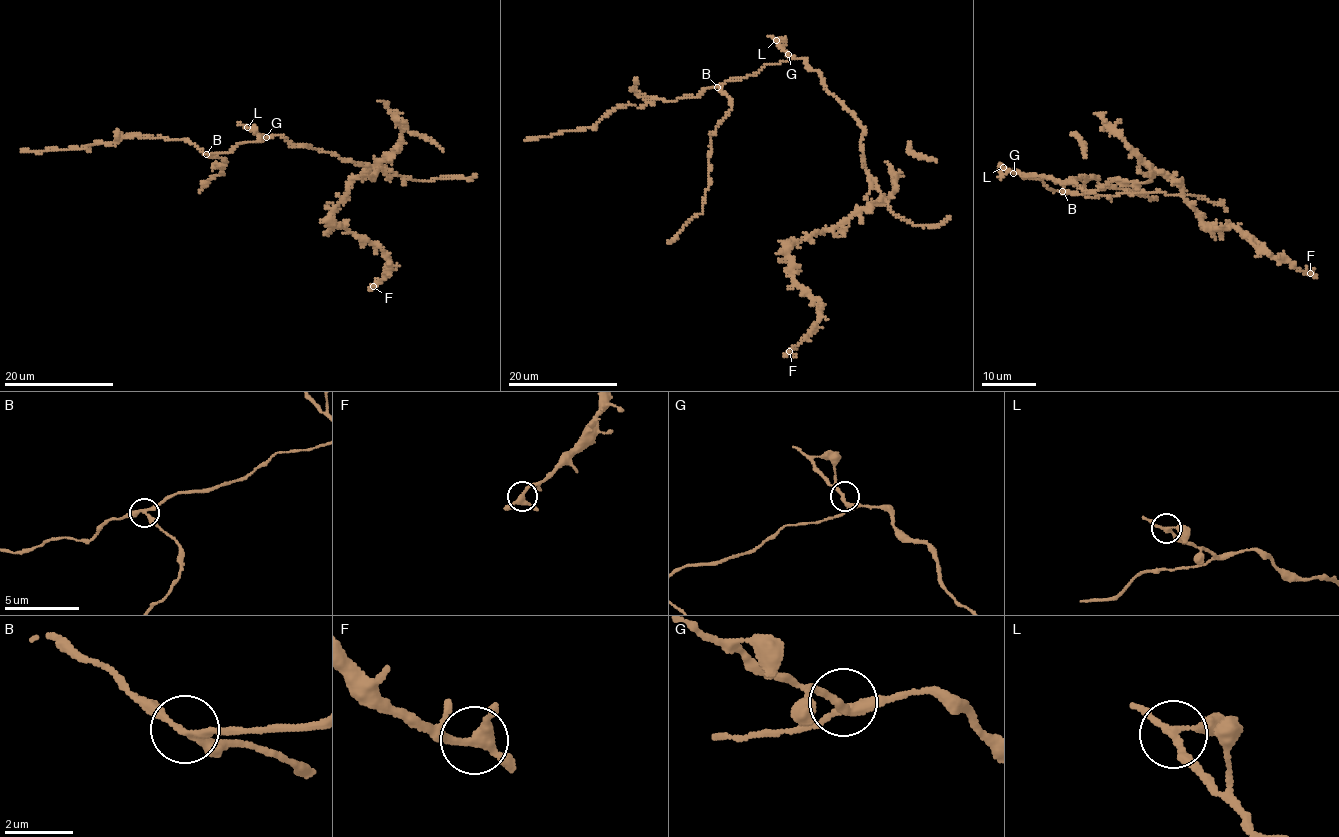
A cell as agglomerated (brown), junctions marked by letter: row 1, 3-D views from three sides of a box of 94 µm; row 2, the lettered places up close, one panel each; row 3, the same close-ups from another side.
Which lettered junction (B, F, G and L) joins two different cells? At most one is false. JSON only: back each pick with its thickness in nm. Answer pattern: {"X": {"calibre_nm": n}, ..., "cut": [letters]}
{"B": {"calibre_nm": 200}, "cut": ["B"]}

